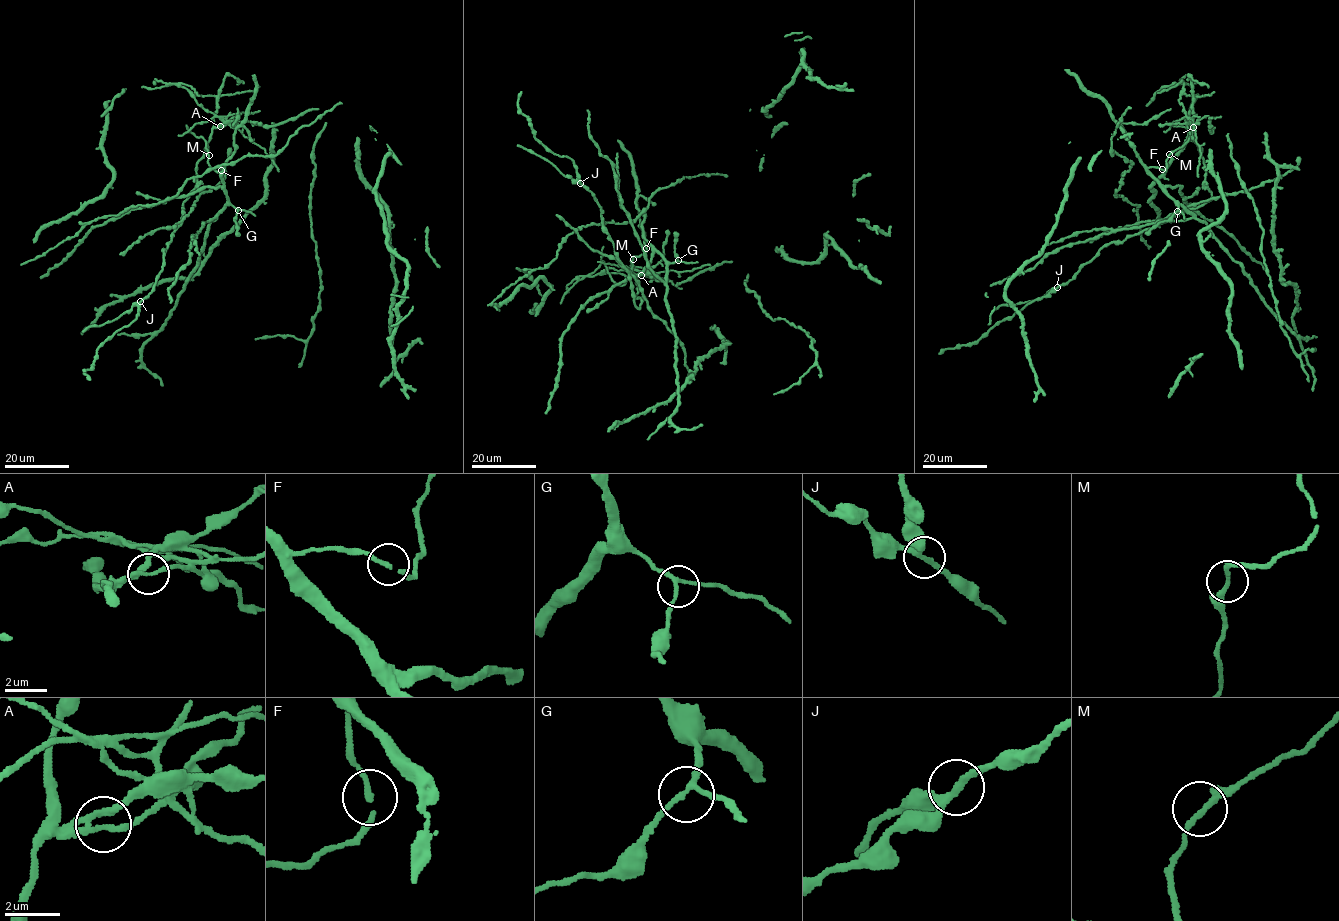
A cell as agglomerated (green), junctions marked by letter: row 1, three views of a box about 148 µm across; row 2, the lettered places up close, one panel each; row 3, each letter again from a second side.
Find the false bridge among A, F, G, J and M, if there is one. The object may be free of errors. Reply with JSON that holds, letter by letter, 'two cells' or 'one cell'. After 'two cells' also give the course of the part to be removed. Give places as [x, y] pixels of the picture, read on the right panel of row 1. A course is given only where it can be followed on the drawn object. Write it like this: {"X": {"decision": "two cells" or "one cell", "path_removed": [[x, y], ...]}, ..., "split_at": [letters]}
{"A": {"decision": "two cells", "path_removed": [[1192, 127], [1178, 100], [1181, 95], [1209, 95], [1214, 91]]}, "F": {"decision": "one cell"}, "G": {"decision": "one cell"}, "J": {"decision": "one cell"}, "M": {"decision": "one cell"}, "split_at": ["A"]}

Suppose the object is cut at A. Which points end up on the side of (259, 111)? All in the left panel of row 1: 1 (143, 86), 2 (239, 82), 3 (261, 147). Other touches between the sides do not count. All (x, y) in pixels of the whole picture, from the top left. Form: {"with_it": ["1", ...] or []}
{"with_it": ["1", "3"]}

